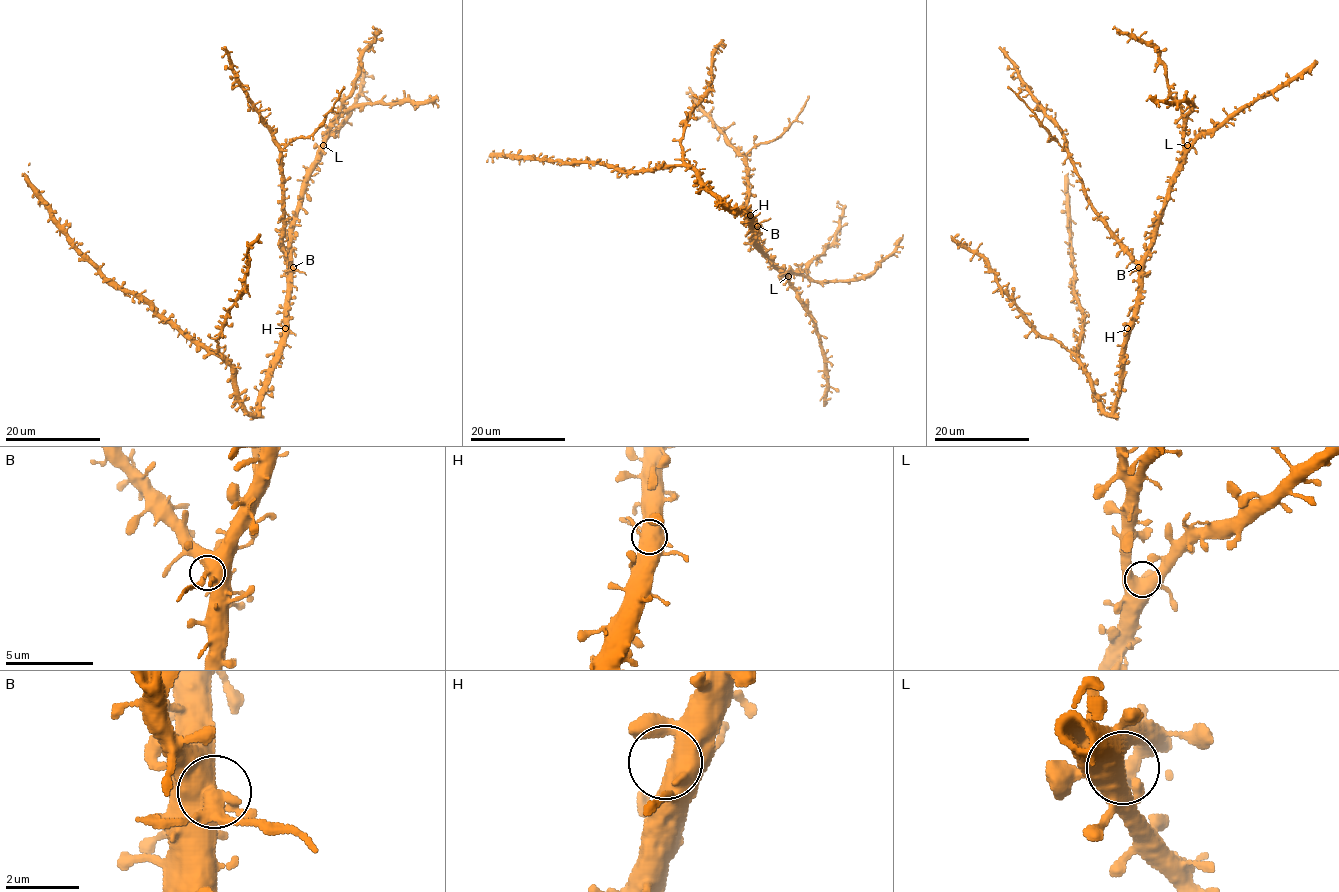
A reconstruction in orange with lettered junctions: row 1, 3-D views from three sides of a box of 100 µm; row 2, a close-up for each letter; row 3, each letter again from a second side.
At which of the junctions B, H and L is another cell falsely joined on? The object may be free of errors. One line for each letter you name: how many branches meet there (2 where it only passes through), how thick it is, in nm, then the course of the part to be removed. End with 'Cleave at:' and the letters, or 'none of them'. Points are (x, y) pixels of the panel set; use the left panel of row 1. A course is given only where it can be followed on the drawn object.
B: branches 4; calibre 440 nm; course (292, 267), (305, 275)
Cleave at: B

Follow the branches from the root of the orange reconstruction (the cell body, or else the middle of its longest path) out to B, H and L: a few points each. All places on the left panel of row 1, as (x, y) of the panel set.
B: (274, 369), (290, 295), (292, 267)
H: (274, 369), (277, 348), (285, 328)
L: (274, 369), (287, 306), (287, 262), (292, 225), (305, 180), (323, 145)

